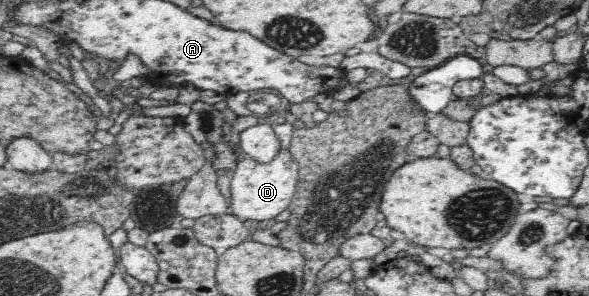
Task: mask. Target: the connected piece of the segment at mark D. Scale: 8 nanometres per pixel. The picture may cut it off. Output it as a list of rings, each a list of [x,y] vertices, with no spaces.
[[[280,149],[276,159],[270,163],[258,163],[255,159],[238,157],[231,172],[228,203],[230,215],[247,224],[264,224],[273,222],[277,215],[286,211],[295,197],[296,184],[299,178],[299,167],[291,152]]]

